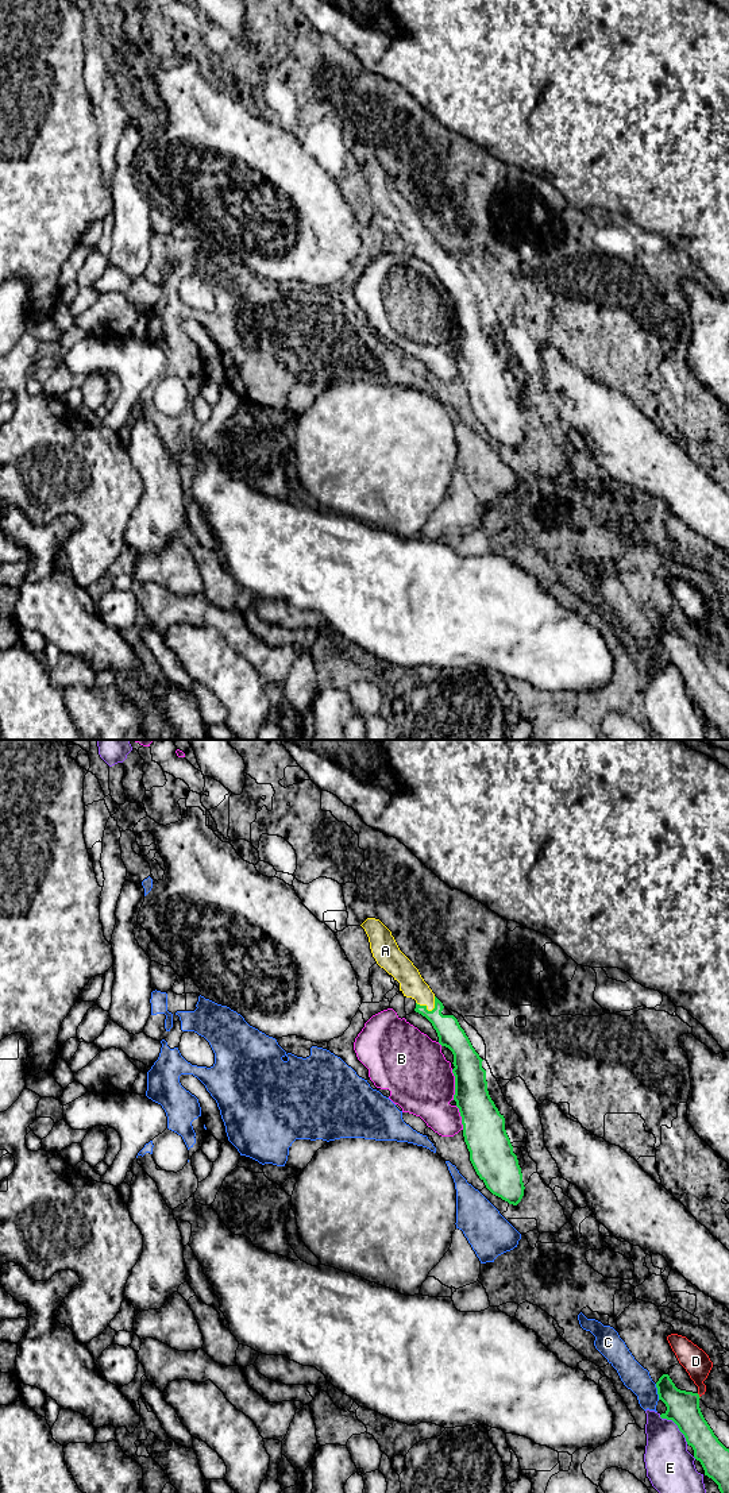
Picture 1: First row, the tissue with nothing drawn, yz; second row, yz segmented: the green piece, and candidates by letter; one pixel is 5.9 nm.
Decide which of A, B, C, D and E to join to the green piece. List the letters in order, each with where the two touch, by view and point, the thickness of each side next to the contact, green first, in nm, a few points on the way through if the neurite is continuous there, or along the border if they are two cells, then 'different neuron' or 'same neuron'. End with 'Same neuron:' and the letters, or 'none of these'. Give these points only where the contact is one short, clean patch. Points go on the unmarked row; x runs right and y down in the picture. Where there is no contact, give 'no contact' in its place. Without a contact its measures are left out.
A: meets green in yz at (429, 255); 150 nm thick on the green side, 150 nm on the other; runs through yz (450, 277), (429, 255), (424, 240), (412, 228); same neuron
B: meets green in yz at (455, 328); 220 nm thick on the green side, 380 nm on the other; different neuron
C: meets green in yz at (658, 636); 190 nm thick on the green side, 160 nm on the other; different neuron
D: meets green in yz at (698, 640); 190 nm thick on the green side, 160 nm on the other; different neuron
E: meets green in yz at (677, 668); 190 nm thick on the green side, 280 nm on the other; different neuron
Same neuron: A

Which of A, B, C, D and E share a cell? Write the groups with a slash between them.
A / B E / C / D

